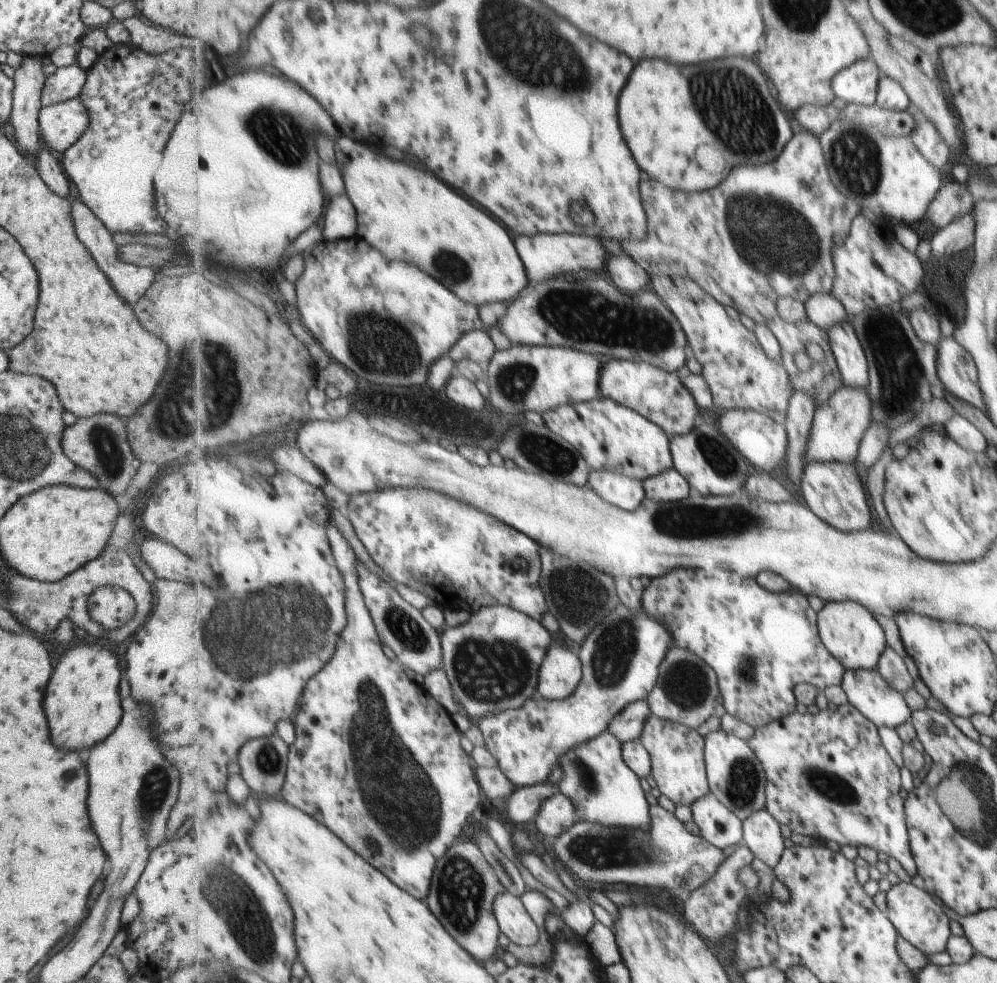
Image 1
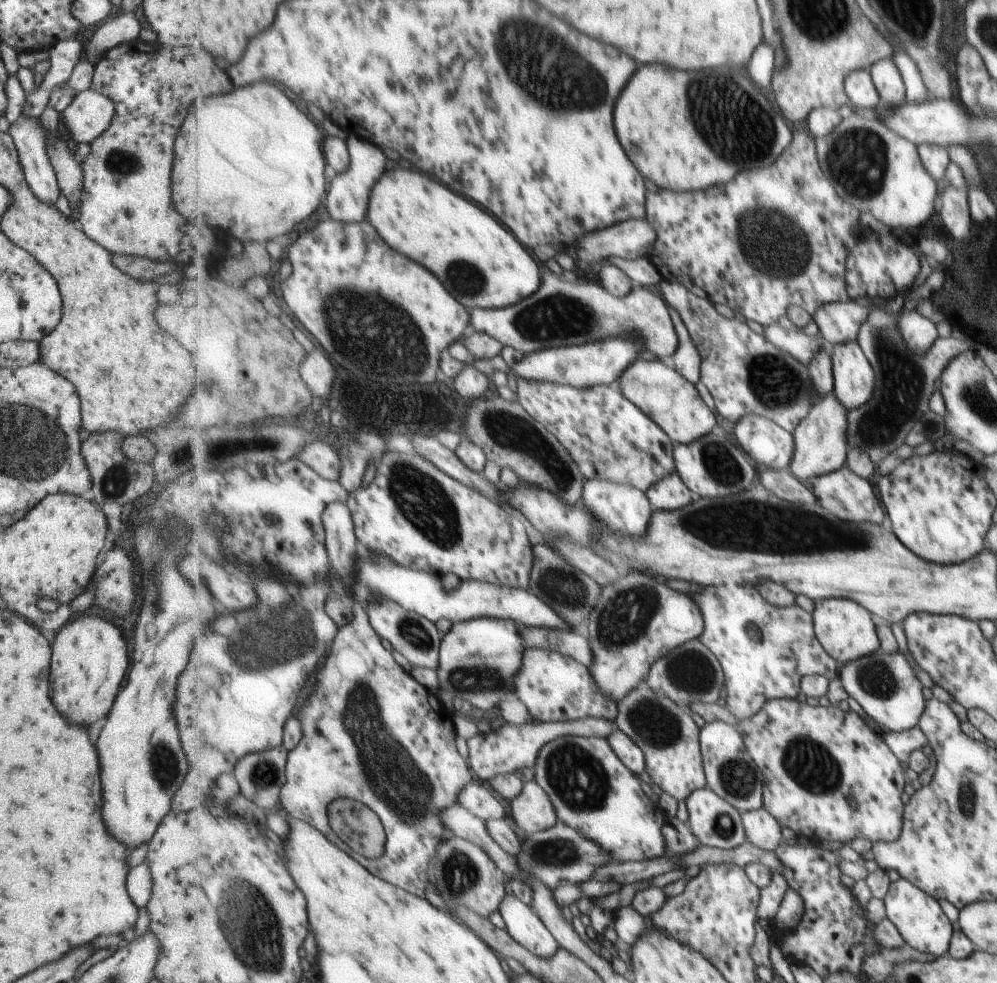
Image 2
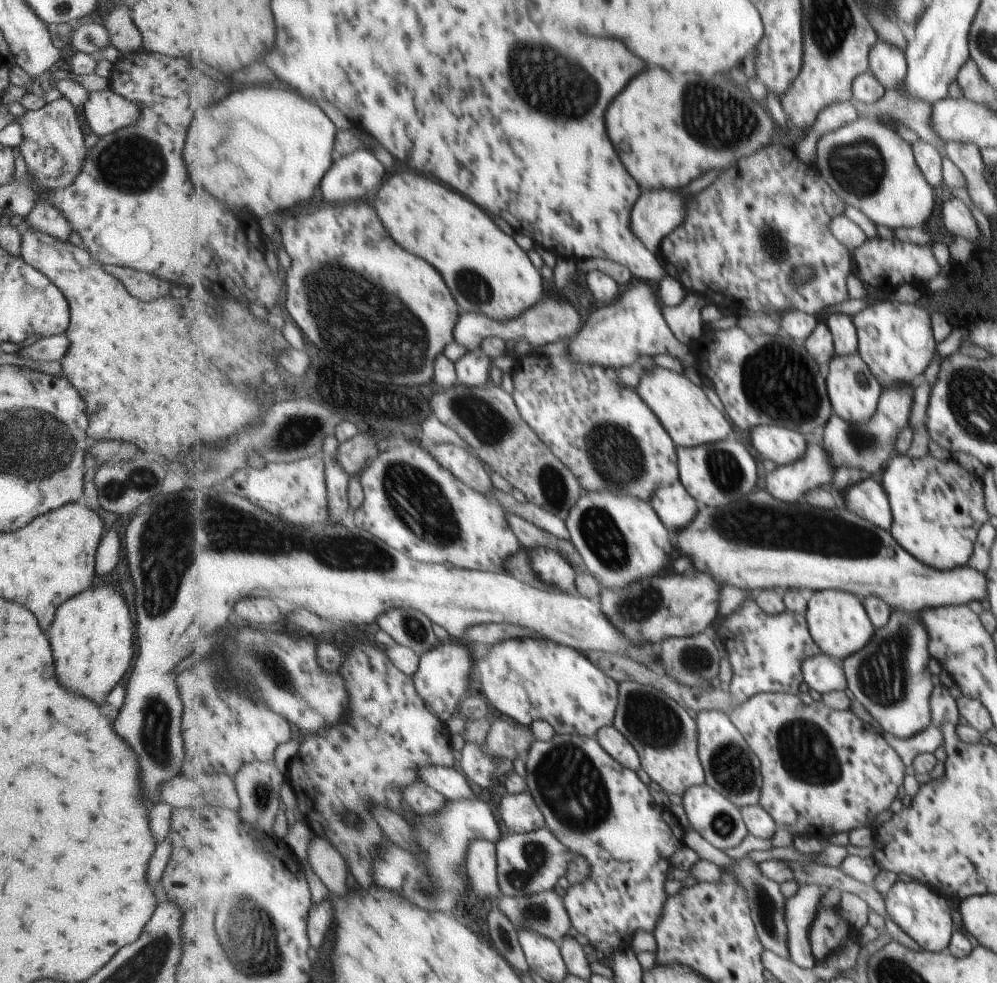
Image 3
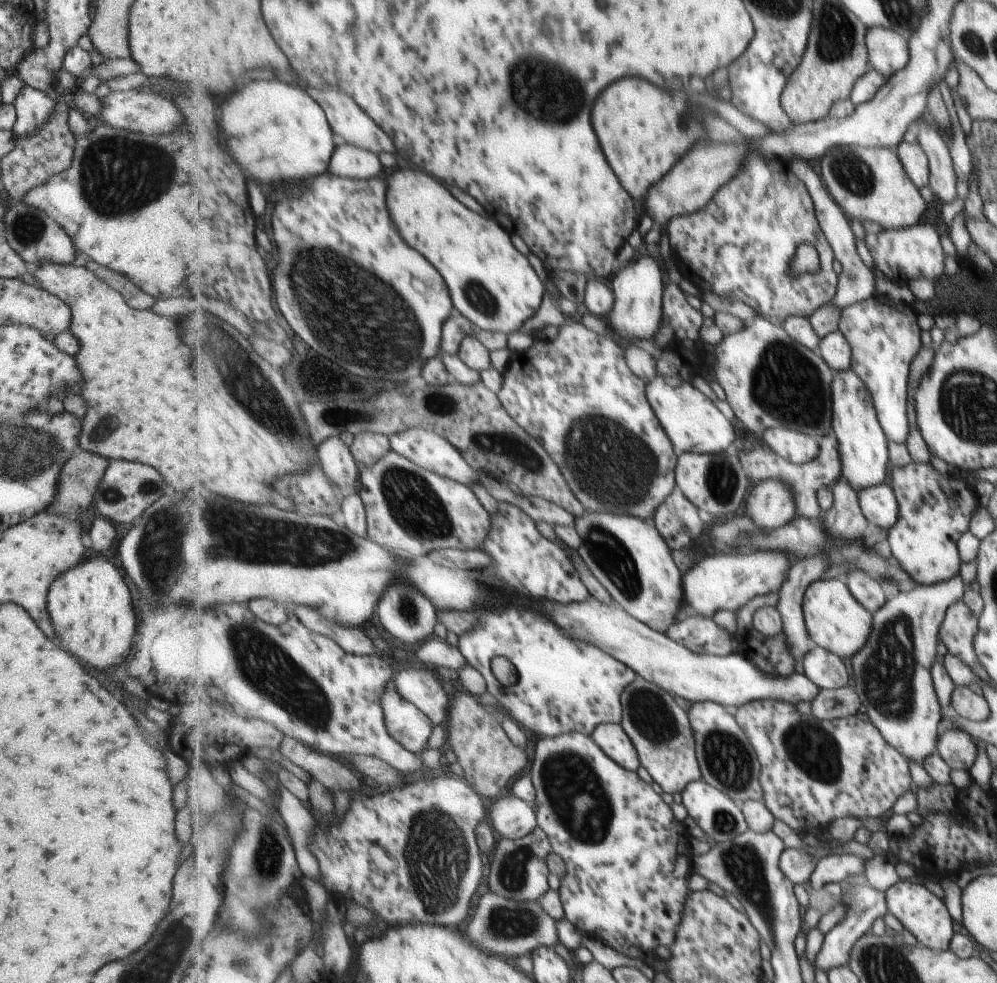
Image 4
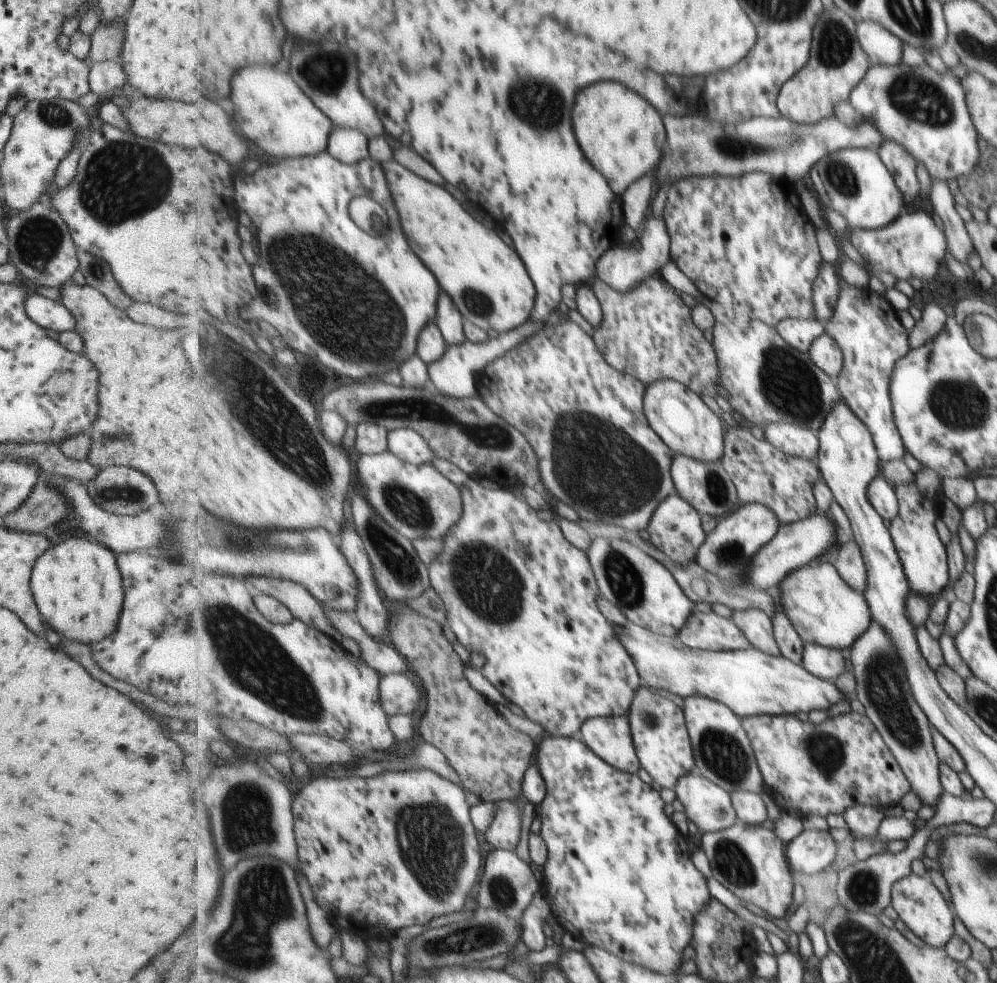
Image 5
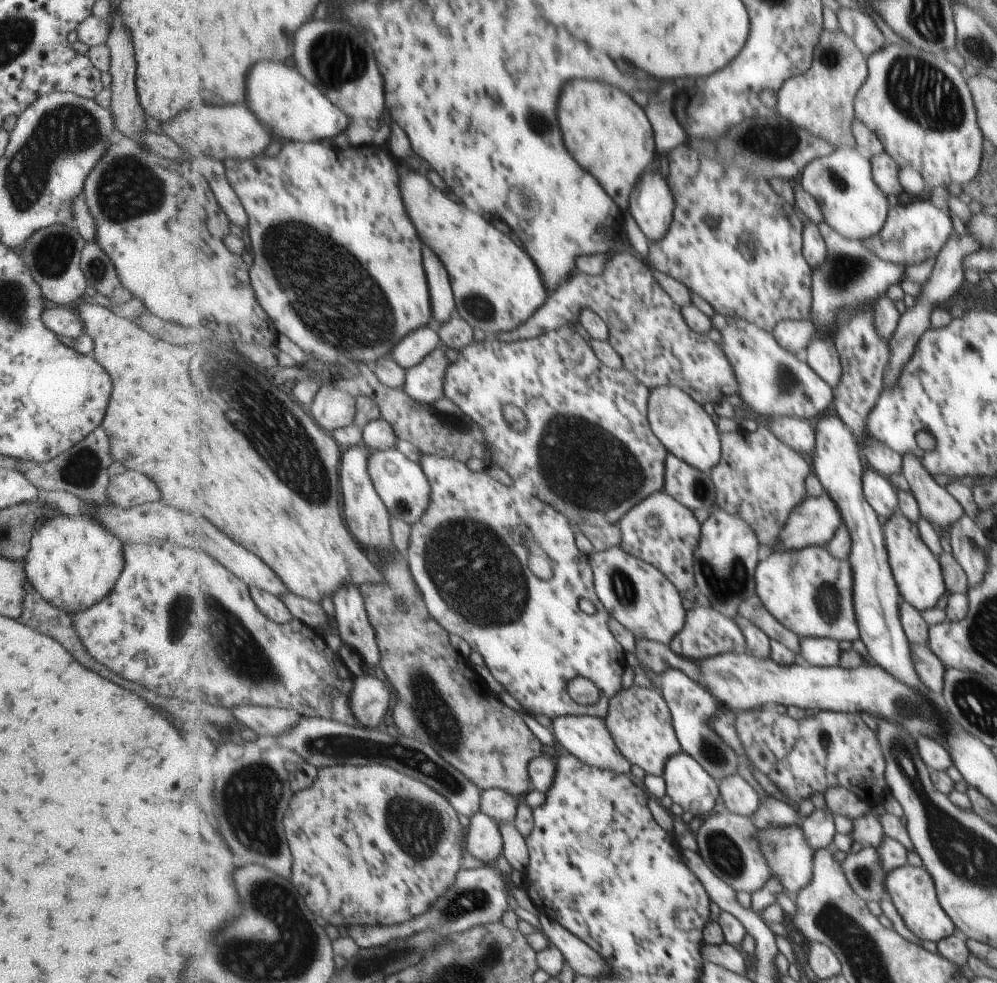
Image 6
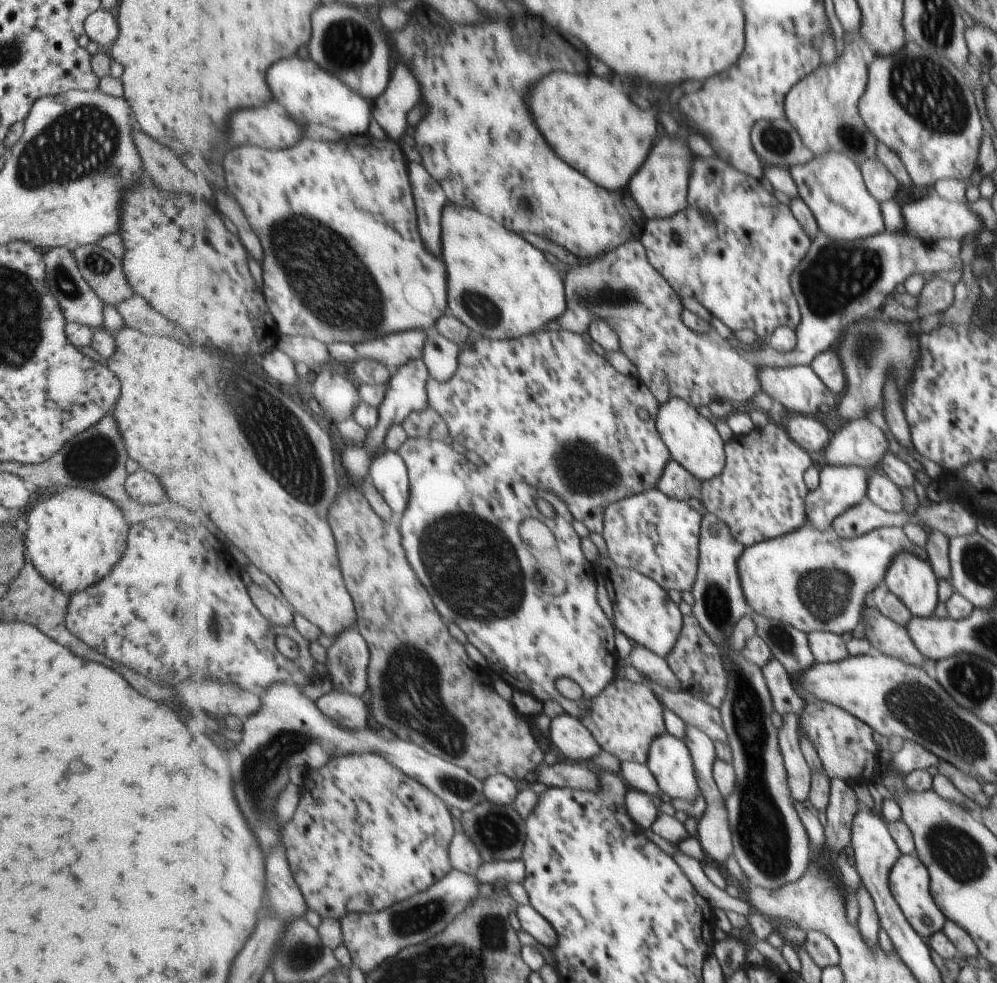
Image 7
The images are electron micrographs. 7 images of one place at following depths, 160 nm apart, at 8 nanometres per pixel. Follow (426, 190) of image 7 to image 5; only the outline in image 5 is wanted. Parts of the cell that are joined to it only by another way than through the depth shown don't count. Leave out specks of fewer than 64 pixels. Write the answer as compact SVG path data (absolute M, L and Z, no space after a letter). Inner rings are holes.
M442 290L440 302L438 303L437 322L449 346L462 345L467 341L464 320L465 318L459 310L459 307L453 302L453 299Z

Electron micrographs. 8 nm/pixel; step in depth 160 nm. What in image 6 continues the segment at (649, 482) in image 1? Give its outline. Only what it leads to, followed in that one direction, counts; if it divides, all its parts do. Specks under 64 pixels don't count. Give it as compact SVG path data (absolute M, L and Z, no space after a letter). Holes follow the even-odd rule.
M661 490L661 492L651 494L643 502L639 502L616 524L619 526L618 530L621 535L619 548L659 568L681 593L696 588L695 555L702 538L702 524L699 524L699 520L695 518L693 510ZM651 517L657 520L656 527L649 524Z

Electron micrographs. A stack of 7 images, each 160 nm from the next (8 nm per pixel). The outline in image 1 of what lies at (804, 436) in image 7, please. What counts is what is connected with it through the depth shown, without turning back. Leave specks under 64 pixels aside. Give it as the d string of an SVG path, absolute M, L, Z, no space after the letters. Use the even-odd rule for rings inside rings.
M751 409L726 410L719 417L719 425L723 434L753 466L770 473L780 464L787 463L788 430L765 412L760 413Z

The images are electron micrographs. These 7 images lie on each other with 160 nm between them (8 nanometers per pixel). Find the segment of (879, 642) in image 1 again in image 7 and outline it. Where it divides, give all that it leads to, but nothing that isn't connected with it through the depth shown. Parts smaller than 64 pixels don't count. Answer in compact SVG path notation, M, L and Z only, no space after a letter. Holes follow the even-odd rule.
M807 523L802 529L793 531L783 537L763 541L762 543L757 543L756 545L747 547L744 550L742 557L739 559L739 572L748 603L751 608L759 614L786 622L807 634L817 631L831 631L832 633L848 637L850 632L853 632L853 627L857 628L857 624L861 622L861 612L865 605L865 598L869 598L868 594L870 594L877 585L883 582L884 574L887 572L888 566L891 565L892 558L896 557L897 553L904 553L905 551L913 553L922 559L926 557L925 550L915 546L908 539L908 535L904 534L903 527L900 526L879 527L878 529L873 529L871 532L857 537L856 539L844 539L841 538L838 535L838 532L833 528L822 531L817 530L814 526L811 526L810 523Z

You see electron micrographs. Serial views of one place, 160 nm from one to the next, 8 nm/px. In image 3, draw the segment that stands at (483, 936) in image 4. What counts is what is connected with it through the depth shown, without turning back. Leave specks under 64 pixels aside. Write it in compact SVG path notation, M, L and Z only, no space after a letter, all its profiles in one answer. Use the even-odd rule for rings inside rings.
M555 888L533 896L525 895L523 898L501 894L495 905L509 918L516 930L539 931L559 945L572 925L566 896Z

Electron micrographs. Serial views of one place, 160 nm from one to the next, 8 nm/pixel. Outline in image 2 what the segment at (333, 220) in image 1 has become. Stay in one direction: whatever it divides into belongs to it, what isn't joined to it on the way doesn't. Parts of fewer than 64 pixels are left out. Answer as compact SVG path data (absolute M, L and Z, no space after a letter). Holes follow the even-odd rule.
M349 138L348 147L351 155L351 166L345 174L336 175L330 182L329 192L324 200L329 216L334 221L350 225L353 222L362 223L368 218L368 206L373 186L387 170L387 156L381 148L361 138Z

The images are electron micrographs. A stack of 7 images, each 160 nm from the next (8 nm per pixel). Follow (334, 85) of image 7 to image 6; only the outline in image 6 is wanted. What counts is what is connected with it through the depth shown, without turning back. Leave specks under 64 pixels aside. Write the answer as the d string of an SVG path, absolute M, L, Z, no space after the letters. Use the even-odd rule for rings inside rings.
M259 62L253 66L247 78L247 104L273 134L285 140L319 142L325 138L335 139L349 130L351 124L350 117L331 102L317 84L311 84L295 66L285 66L284 62Z

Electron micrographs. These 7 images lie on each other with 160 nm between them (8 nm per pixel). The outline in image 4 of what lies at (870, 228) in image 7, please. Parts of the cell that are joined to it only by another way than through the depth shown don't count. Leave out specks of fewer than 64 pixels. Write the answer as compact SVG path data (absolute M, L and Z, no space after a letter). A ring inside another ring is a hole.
M839 145L824 154L820 166L828 191L850 220L877 222L884 229L898 229L916 225L925 212L925 202L919 196L917 186L908 177L895 149Z

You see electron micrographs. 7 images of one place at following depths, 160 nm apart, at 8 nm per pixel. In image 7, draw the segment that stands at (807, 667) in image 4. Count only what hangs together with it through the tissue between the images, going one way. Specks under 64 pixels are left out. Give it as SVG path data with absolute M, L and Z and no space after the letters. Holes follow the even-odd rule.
M817 631L808 634L809 644L817 663L839 662L850 654L848 637L831 631Z

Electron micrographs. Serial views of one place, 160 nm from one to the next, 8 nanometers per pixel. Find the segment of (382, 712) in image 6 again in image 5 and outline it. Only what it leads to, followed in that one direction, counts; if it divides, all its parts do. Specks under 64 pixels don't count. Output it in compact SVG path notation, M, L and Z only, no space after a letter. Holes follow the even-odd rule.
M387 674L385 682L381 682L381 698L385 698L389 716L395 716L419 710L425 692L409 674Z

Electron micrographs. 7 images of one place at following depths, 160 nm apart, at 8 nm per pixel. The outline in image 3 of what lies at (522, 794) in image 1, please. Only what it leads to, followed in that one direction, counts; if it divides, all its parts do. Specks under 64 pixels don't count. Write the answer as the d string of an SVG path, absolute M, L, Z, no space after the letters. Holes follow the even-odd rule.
M426 767L420 769L420 775L427 786L435 788L449 801L474 800L476 798L467 775L460 768Z

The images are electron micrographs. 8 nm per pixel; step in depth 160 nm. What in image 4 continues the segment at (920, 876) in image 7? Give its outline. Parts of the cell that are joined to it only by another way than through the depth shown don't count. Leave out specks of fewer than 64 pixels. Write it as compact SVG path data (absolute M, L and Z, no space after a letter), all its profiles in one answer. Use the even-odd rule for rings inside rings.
M900 880L886 889L884 892L886 910L889 911L899 922L902 928L908 930L916 938L916 942L934 951L945 950L949 938L953 936L951 920L945 910L945 904L935 898L929 890L925 890L922 884Z

